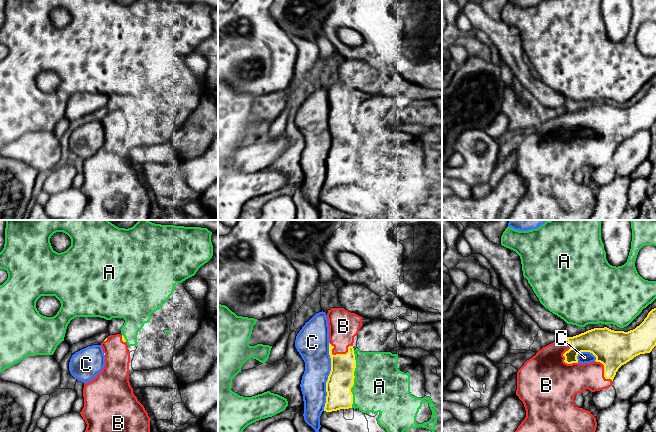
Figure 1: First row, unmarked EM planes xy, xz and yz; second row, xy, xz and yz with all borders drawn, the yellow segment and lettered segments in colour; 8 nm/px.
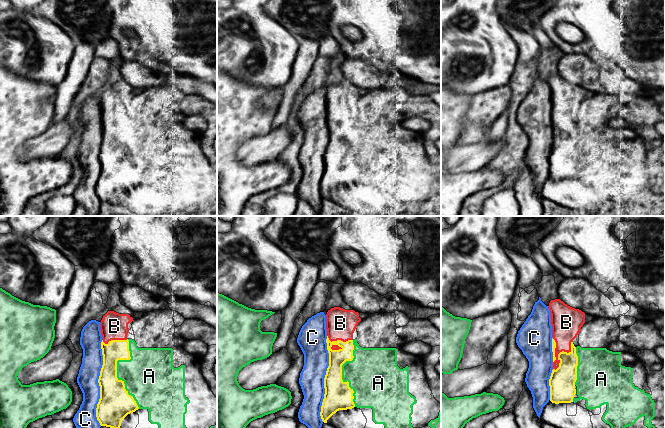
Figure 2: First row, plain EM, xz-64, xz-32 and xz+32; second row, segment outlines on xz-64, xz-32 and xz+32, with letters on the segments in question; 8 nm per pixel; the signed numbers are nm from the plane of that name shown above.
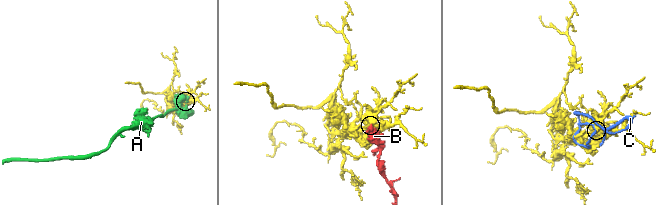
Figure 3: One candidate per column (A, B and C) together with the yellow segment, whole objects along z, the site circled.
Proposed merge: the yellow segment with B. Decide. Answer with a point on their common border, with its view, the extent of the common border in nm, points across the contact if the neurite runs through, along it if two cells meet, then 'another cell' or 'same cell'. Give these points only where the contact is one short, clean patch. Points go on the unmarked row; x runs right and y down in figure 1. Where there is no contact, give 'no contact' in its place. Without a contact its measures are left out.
meets yellow in yz at (563, 131); contact 240 nm long; same cell

